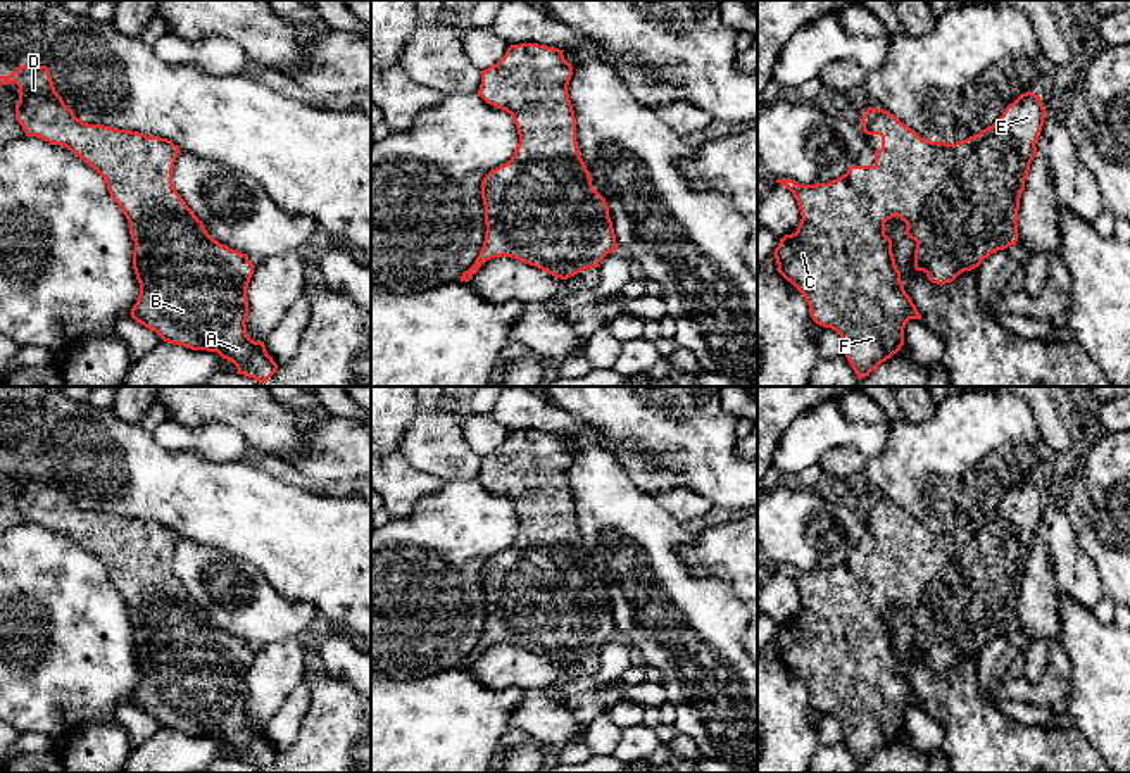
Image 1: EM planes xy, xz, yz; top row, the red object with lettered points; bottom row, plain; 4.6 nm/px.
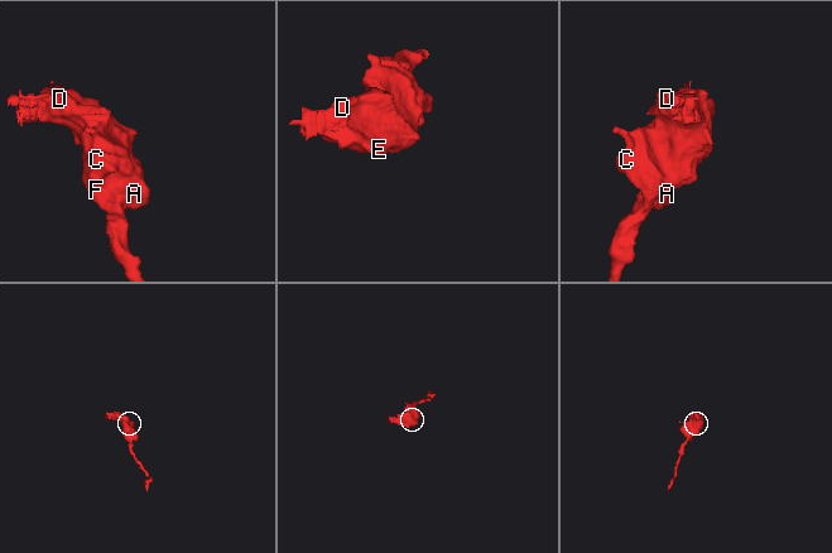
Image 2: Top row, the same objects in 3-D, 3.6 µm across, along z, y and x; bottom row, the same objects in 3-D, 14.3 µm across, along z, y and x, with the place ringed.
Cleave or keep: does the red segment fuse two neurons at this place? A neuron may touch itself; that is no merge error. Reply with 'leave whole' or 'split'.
leave whole

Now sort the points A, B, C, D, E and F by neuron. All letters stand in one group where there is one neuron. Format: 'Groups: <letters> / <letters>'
Groups: A B C D E F

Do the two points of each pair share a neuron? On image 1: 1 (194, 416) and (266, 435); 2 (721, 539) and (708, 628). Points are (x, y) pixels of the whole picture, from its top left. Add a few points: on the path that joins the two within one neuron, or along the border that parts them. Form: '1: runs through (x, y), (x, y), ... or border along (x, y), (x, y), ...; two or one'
1: runs through (211, 411), (242, 411), (249, 418); one
2: border along (682, 556), (697, 573), (725, 582), (739, 599); two

